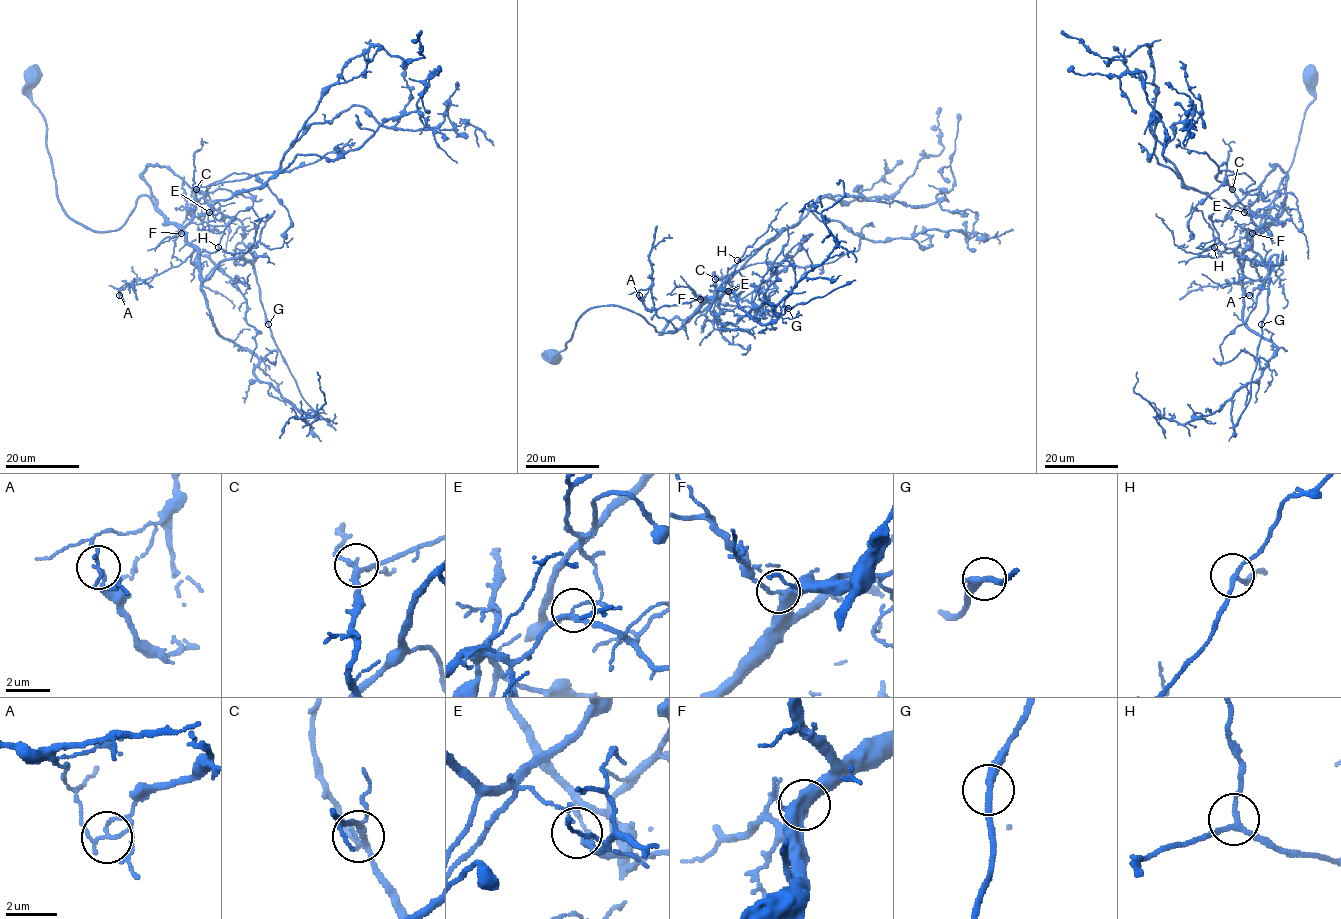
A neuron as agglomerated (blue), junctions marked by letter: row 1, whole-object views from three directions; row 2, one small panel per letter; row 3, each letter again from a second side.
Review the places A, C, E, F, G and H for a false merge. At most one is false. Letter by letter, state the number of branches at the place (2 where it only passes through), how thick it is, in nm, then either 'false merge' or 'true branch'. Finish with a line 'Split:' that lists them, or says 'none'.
A: branches 2; calibre 140 nm; false merge
C: branches 3; calibre 200 nm; true branch
E: branches 3; calibre 180 nm; true branch
F: branches 2; calibre 380 nm; true branch
G: branches 2; calibre 300 nm; true branch
H: branches 3; calibre 170 nm; true branch
Split: A

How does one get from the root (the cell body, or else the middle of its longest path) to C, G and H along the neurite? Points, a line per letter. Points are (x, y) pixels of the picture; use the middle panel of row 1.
C: (552, 356), (597, 306), (677, 330), (714, 294), (715, 279)
G: (552, 356), (597, 306), (629, 309), (662, 332), (677, 330), (718, 290), (743, 284), (775, 316), (787, 308)
H: (552, 356), (551, 362), (565, 348), (577, 319), (597, 306), (618, 305), (657, 331), (677, 330), (737, 260)

